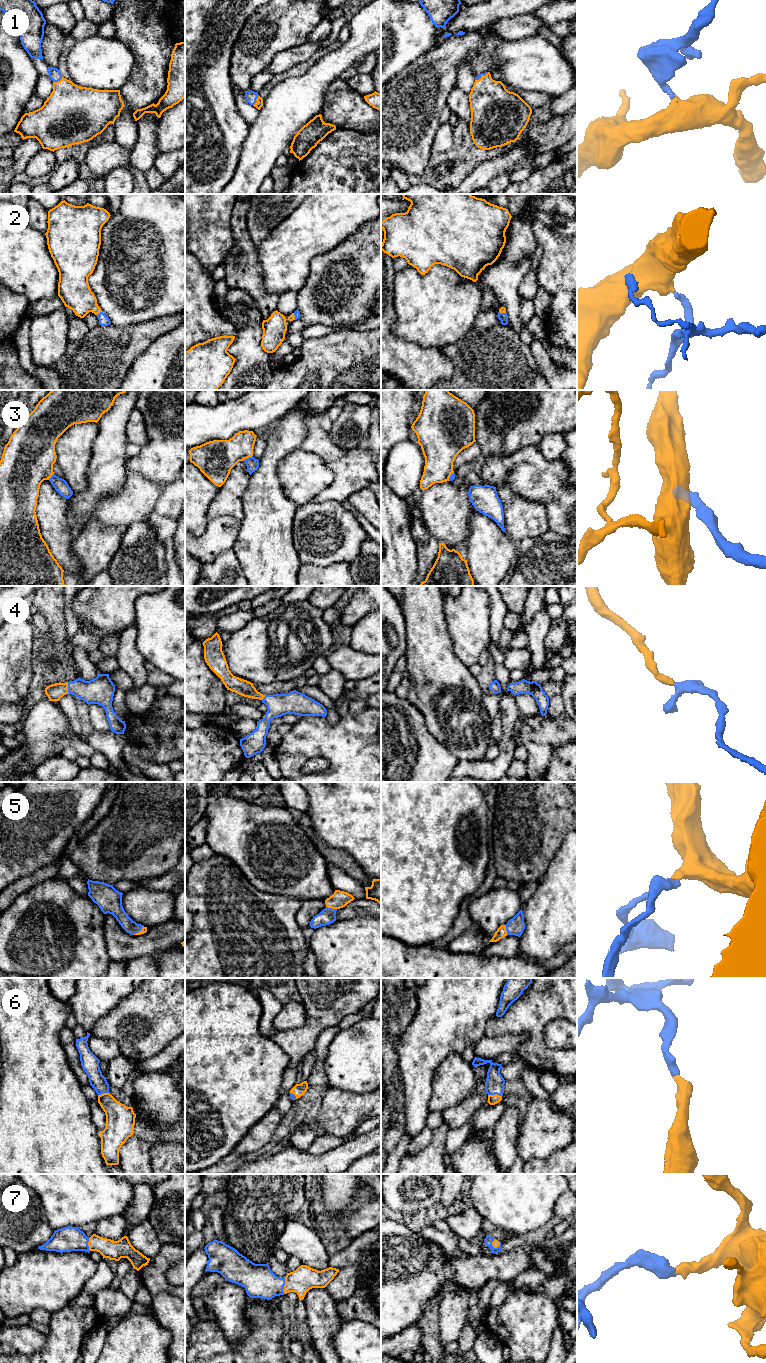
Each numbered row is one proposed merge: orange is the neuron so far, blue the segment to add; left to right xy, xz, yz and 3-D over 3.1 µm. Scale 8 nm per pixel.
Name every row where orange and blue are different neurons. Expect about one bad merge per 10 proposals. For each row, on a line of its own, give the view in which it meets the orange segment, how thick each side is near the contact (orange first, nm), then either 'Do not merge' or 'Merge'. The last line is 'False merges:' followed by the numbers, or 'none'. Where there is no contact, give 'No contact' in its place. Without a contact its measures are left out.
1: Touches orange in xy. Thickness 400 nm (orange) against 90 nm. Merge
2: Touches orange in xy. Thickness 240 nm (orange) against 80 nm. Merge
3: Touches orange in xz. Thickness 300 nm (orange) against 100 nm. Merge
4: Touches orange in xy. Thickness 130 nm (orange) against 200 nm. Merge
5: Touches orange in xz. Thickness 140 nm (orange) against 130 nm. Merge
6: Touches orange in yz. Thickness 80 nm (orange) against 150 nm. Merge
7: Touches orange in xz. Thickness 200 nm (orange) against 260 nm. Merge
False merges: none

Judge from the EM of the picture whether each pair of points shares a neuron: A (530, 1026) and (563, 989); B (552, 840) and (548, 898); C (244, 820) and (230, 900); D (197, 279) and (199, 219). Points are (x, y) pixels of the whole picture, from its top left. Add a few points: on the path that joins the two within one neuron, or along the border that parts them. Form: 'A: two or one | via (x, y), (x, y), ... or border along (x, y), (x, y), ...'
A: one | via (535, 1017), (554, 998)
B: two | border along (563, 842), (548, 865), (546, 872), (538, 881)
C: two | border along (215, 854), (223, 854), (228, 857), (251, 883)
D: two | border along (195, 256), (210, 274)

